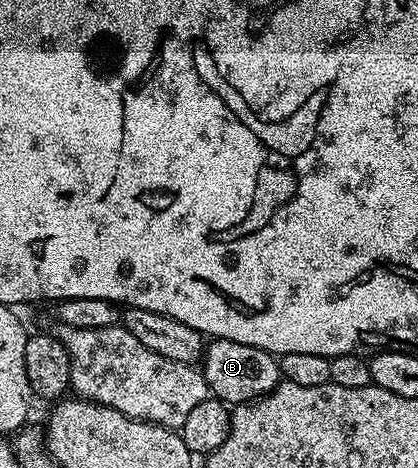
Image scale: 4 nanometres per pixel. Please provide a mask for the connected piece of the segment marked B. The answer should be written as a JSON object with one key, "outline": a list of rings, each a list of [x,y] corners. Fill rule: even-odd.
{"outline":[[[222,337],[210,340],[206,344],[199,368],[205,374],[205,382],[210,394],[230,407],[265,397],[283,380],[281,366],[274,354],[269,353],[266,349],[251,347],[247,343],[235,343],[231,339]]]}

